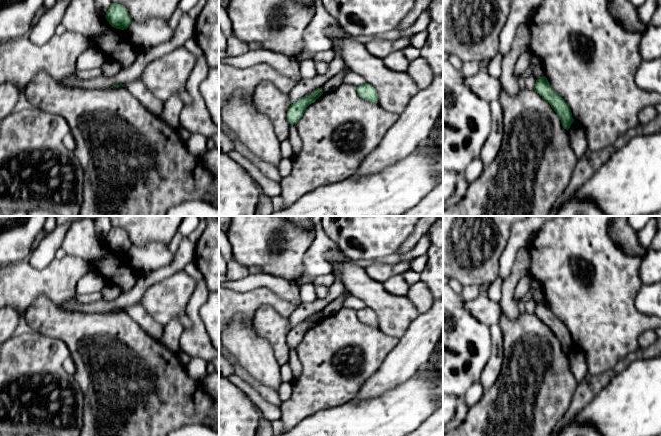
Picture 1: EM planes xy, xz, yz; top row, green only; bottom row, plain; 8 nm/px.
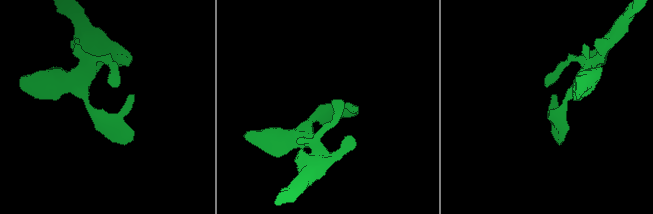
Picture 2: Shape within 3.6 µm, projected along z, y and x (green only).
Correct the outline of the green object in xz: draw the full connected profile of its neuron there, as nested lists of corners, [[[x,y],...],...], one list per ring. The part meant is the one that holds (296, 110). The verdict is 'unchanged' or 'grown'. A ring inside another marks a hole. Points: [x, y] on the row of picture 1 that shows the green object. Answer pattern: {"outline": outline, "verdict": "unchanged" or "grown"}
{"outline": [[[317,88],[310,96],[304,96],[297,102],[291,104],[287,111],[287,120],[290,124],[297,124],[303,116],[306,108],[314,103],[323,94],[322,88]]], "verdict": "unchanged"}

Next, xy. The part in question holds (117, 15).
{"outline": [[[112,3],[105,15],[109,24],[116,29],[127,29],[132,22],[128,10],[125,6]]], "verdict": "unchanged"}

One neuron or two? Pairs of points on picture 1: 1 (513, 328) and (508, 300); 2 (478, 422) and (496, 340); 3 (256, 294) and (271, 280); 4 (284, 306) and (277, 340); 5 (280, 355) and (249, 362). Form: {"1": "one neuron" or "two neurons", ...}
{"1": "two neurons", "2": "two neurons", "3": "two neurons", "4": "two neurons", "5": "two neurons"}

